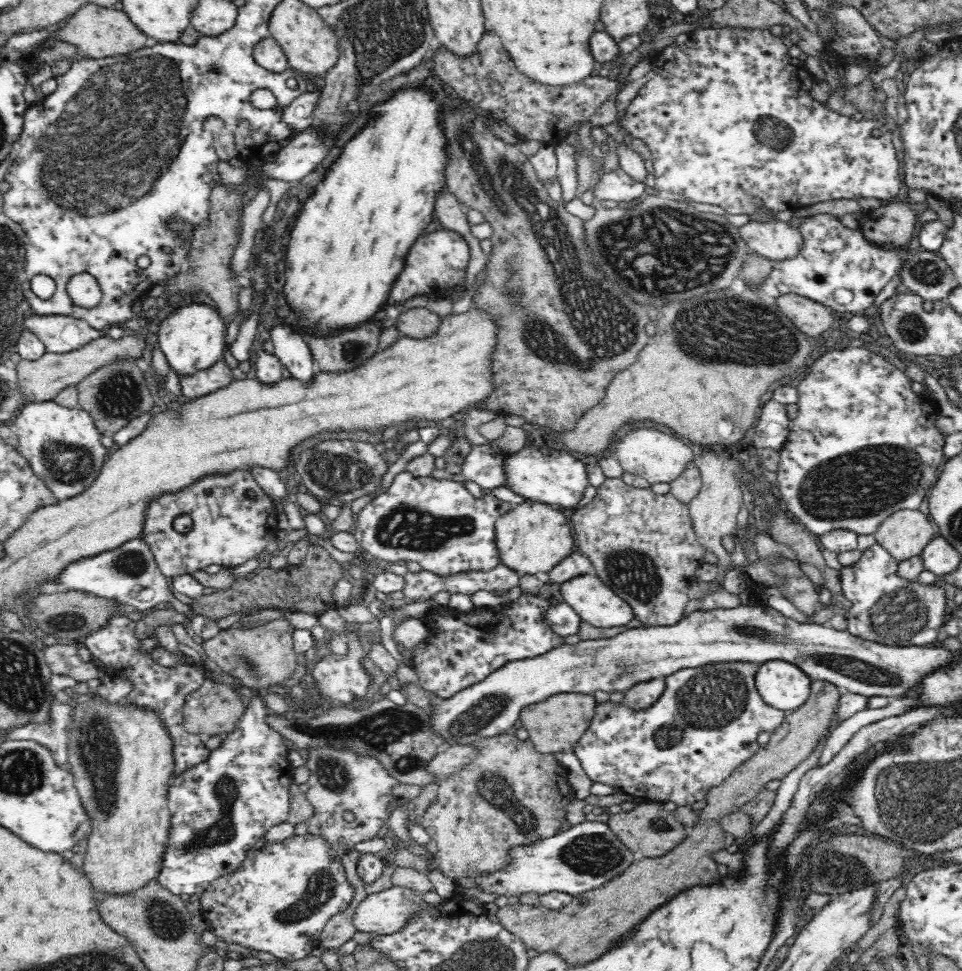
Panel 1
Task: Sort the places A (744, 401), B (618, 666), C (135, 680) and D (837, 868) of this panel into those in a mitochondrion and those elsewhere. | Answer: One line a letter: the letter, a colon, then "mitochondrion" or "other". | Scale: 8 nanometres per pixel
A: other
B: mitochondrion
C: other
D: mitochondrion

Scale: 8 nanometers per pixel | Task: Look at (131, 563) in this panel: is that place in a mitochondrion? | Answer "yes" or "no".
yes

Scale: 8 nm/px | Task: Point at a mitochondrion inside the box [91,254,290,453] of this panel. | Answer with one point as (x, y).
(118, 395)

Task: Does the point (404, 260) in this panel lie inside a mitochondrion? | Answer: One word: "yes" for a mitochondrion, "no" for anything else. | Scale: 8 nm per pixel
no

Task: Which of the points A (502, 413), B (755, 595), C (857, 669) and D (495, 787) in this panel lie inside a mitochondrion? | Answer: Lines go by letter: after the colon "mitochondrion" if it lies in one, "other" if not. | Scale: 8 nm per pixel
A: other
B: other
C: mitochondrion
D: mitochondrion

